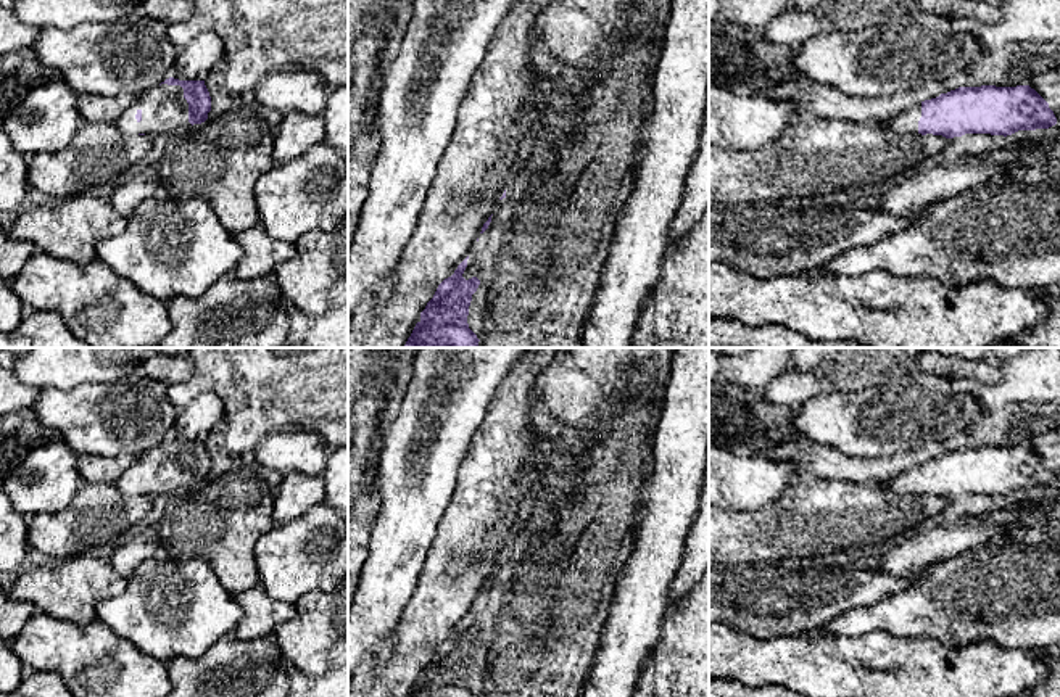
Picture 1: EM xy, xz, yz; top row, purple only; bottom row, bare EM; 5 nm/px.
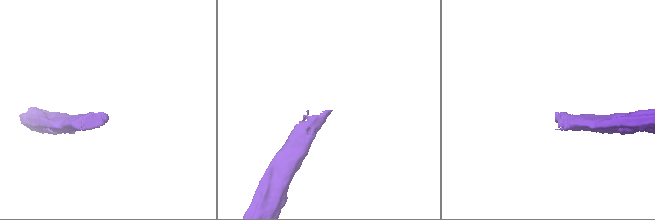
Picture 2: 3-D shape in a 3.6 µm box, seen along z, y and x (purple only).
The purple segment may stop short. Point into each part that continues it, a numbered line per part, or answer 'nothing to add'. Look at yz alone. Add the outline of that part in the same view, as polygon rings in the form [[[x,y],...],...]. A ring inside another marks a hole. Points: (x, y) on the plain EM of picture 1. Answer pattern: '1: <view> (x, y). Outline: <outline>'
1: yz (907, 482). Outline: [[[921,465],[912,467],[907,472],[896,475],[881,486],[894,493],[918,493],[918,481],[921,478]]]

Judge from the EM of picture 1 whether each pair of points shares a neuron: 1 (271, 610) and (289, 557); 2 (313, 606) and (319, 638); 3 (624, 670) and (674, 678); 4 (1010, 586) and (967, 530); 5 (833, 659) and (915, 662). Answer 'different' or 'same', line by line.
1: different
2: same
3: different
4: different
5: same

